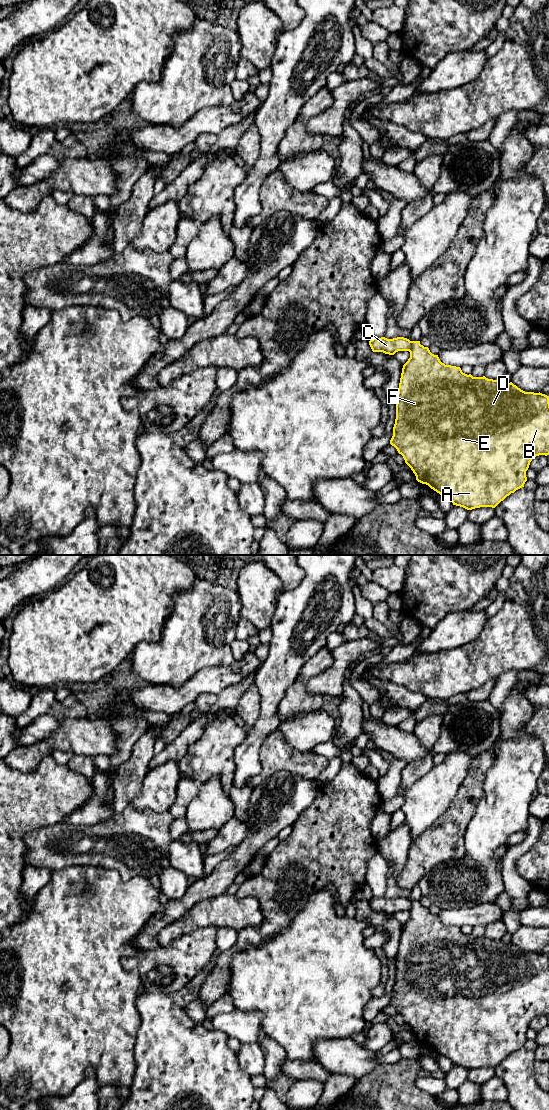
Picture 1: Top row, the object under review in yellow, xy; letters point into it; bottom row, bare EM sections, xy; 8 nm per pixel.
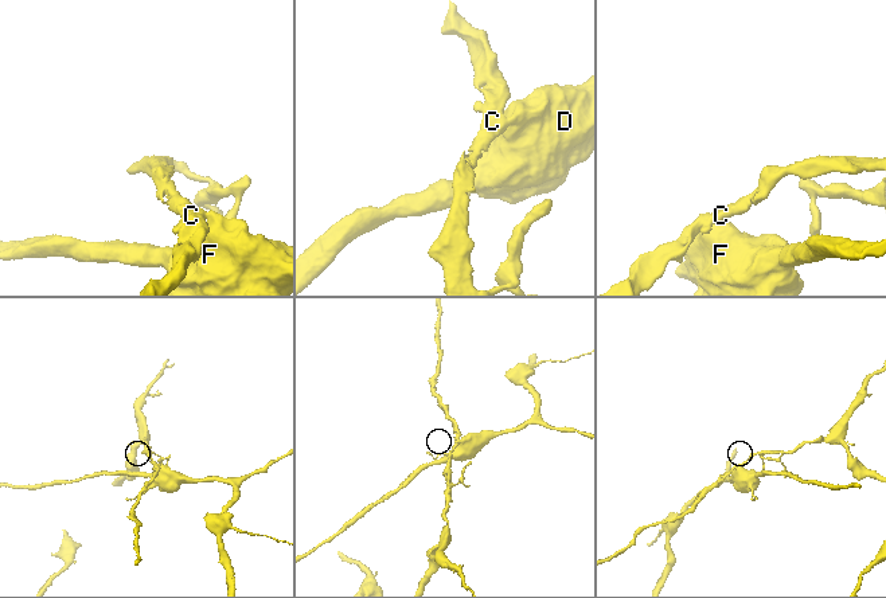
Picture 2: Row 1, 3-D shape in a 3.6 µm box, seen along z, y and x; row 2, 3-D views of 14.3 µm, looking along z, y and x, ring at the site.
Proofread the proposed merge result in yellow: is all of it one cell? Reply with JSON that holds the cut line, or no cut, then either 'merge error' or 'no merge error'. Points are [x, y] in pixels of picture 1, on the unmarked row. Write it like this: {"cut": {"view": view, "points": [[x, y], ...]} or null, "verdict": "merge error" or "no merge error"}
{"cut": {"view": "xy", "points": [[411, 901], [411, 907], [408, 910]]}, "verdict": "merge error"}

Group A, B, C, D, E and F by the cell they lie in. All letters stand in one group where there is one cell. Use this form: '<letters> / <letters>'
A B D E F / C

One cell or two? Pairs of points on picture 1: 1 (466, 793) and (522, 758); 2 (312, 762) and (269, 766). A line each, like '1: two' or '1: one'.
1: two
2: one

